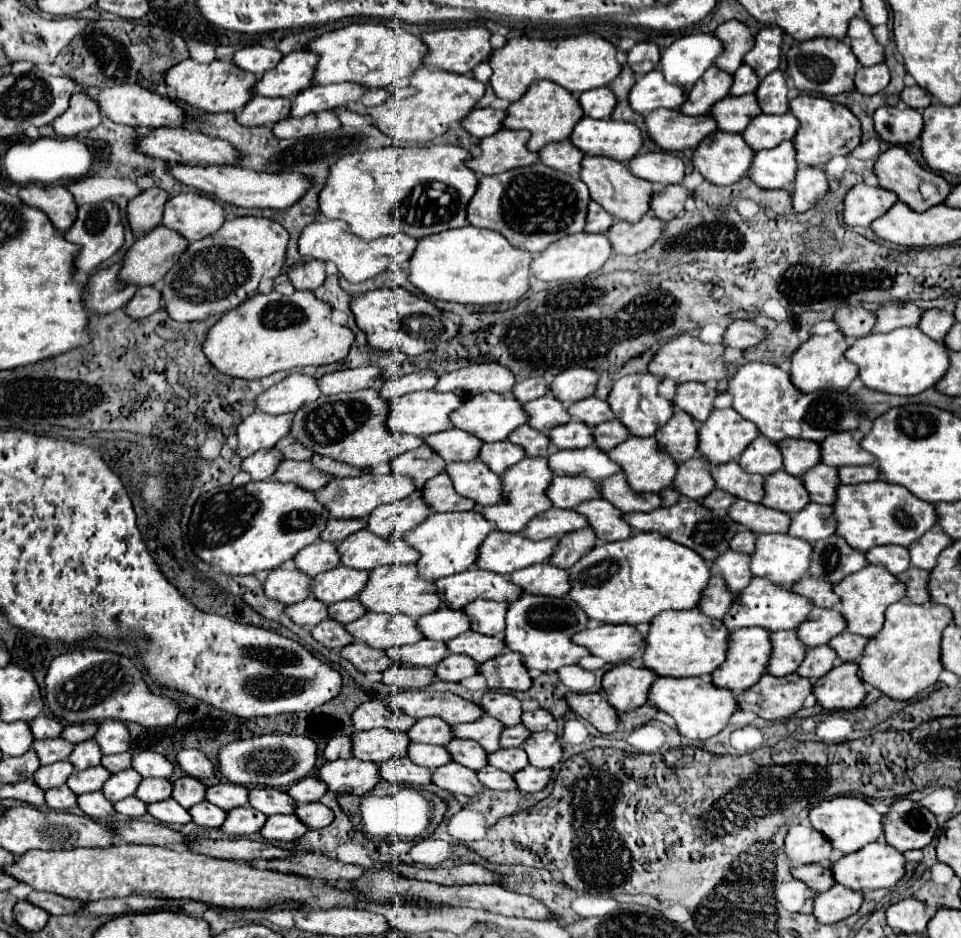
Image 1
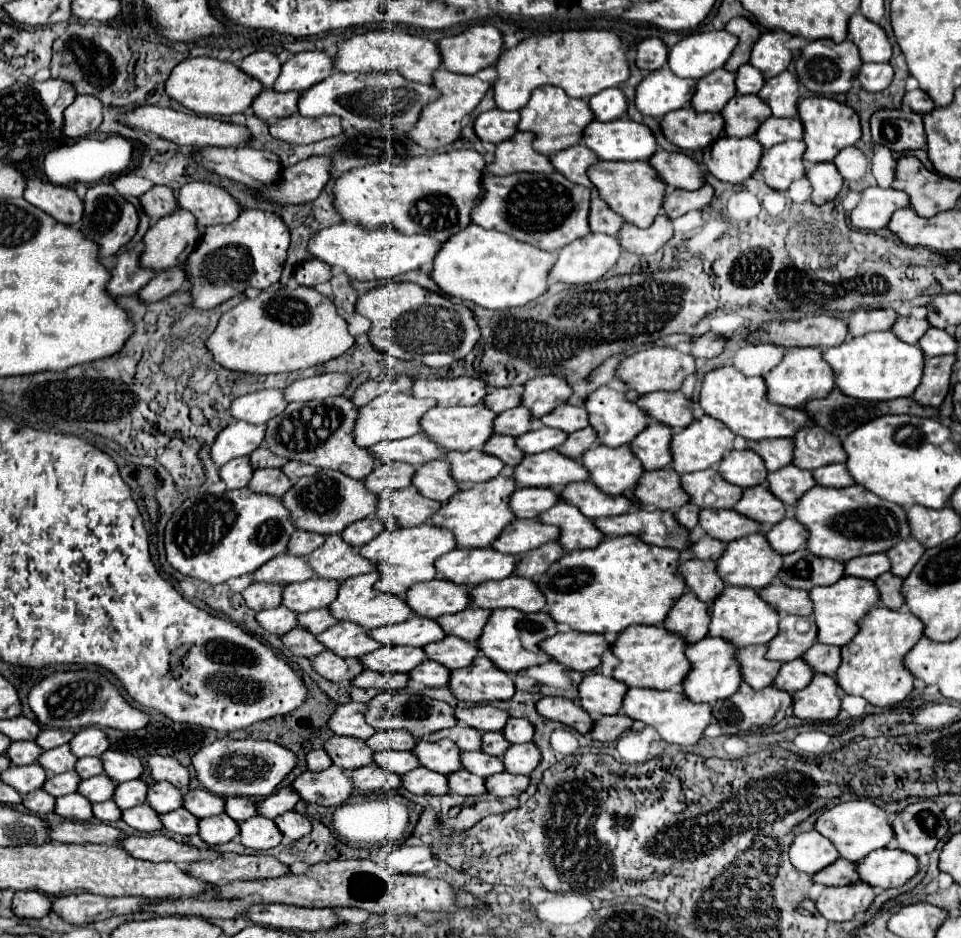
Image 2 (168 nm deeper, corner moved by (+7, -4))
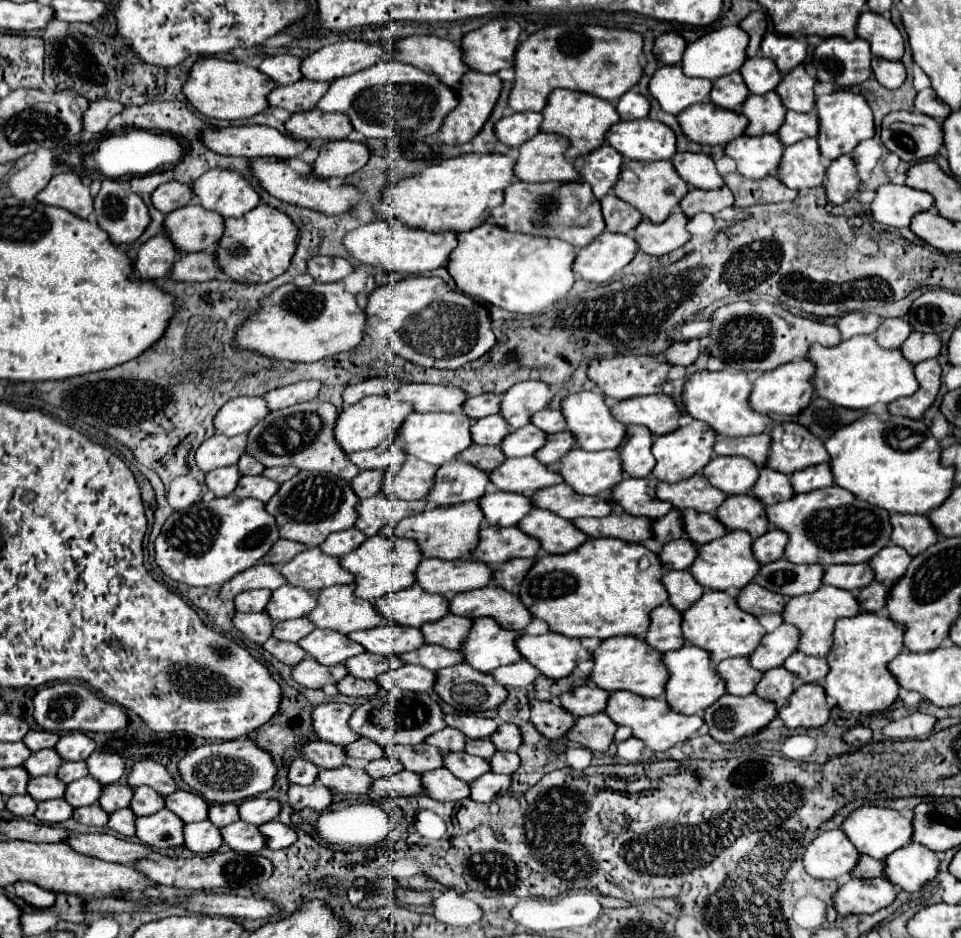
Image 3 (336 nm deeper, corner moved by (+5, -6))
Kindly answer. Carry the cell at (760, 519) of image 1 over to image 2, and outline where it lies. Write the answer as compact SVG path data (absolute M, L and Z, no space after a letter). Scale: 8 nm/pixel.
M702 510L698 524L708 536L722 542L732 542L734 538L762 532L760 522L752 522L750 518L736 514L736 510Z

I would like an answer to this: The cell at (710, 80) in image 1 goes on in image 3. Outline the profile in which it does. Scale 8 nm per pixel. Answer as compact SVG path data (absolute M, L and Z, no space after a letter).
M732 72L730 76L722 76L714 82L710 98L716 106L720 106L720 108L728 106L728 110L738 112L738 108L748 98L748 94L750 94L750 90L746 88L746 82L742 80L740 72Z

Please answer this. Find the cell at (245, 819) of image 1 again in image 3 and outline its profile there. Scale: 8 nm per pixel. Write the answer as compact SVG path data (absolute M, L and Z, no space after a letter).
M210 820L184 824L184 848L192 850L194 854L212 854L220 848L220 844L220 830Z

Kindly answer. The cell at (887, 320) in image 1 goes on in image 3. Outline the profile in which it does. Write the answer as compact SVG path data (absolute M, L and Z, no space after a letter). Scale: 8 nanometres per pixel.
M850 312L844 318L838 320L838 330L842 334L842 340L852 338L856 334L872 334L880 324L880 316L866 314L866 312Z

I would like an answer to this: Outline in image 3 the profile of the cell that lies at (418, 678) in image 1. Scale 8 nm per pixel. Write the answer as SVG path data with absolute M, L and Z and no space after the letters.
M346 676L336 684L338 692L344 696L374 696L380 688L374 680L358 680L354 676Z

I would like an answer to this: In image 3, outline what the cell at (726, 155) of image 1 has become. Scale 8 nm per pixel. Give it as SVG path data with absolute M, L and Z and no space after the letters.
M776 134L740 136L726 146L726 156L734 158L738 172L750 180L772 176L782 160L784 144Z

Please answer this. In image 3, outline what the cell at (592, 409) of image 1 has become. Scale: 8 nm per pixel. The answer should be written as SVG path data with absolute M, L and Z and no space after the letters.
M542 410L542 412L536 412L534 416L530 416L530 422L540 428L542 432L546 434L554 434L554 432L564 432L566 430L566 420L560 412L556 410Z

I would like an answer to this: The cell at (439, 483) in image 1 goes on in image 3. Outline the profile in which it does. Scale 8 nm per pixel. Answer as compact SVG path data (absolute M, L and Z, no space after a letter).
M378 494L374 498L366 498L358 502L358 520L354 528L364 532L366 538L372 538L380 532L382 526L396 524L406 516L420 514L424 512L424 508L426 508L424 500L406 502L406 500L396 500L396 498Z

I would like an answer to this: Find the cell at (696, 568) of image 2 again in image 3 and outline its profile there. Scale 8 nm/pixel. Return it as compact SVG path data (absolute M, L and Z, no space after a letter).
M688 570L666 572L662 576L662 584L668 592L668 602L678 612L684 612L686 608L690 608L690 604L694 604L704 594L704 588L700 588L700 584L692 578Z

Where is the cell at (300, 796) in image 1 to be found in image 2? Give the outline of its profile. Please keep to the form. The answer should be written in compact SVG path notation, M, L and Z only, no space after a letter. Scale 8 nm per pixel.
M284 786L258 804L258 814L266 816L266 818L276 818L276 816L292 810L298 800L300 800L300 796L296 794L296 790L292 790L292 786Z

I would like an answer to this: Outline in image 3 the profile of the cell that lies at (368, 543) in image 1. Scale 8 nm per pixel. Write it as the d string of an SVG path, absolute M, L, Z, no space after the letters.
M306 548L298 556L294 556L290 562L282 564L278 570L282 572L282 576L286 578L288 584L304 588L304 590L310 590L310 592L316 592L320 588L334 586L334 584L352 584L354 582L354 576L340 566L340 560L334 558L334 556L324 554L320 548Z

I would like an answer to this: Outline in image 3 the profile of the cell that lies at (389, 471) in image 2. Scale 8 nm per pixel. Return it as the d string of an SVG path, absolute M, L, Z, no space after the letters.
M364 470L350 484L358 498L370 498L382 492L382 480L384 480L382 470Z

